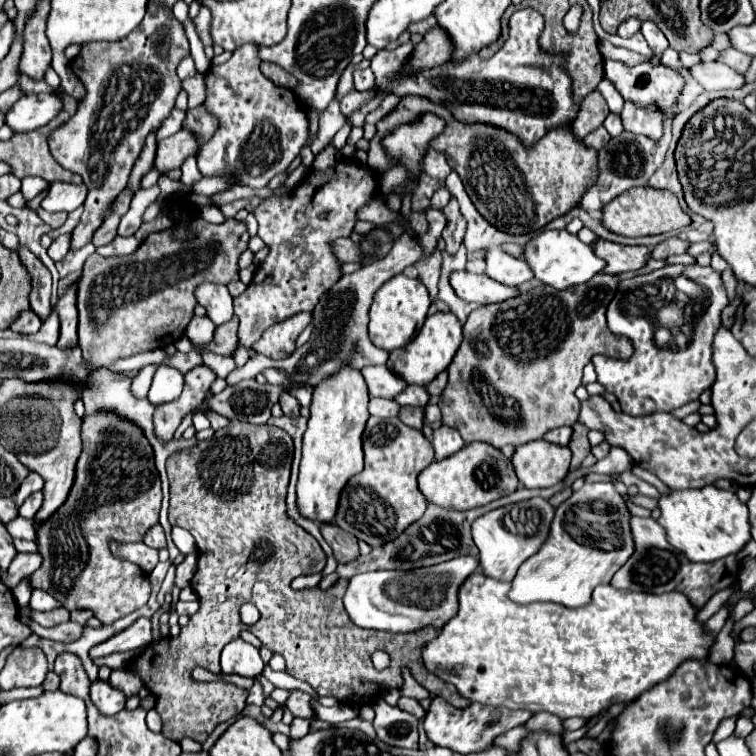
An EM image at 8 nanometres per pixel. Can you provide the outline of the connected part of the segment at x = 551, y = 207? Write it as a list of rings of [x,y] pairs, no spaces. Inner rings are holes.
[[[420,95],[400,97],[400,105],[376,123],[378,135],[370,141],[368,149],[368,167],[374,173],[382,173],[392,165],[390,157],[380,147],[380,139],[396,125],[414,121],[424,111],[432,111],[446,119],[446,129],[432,141],[432,147],[446,155],[450,167],[460,175],[466,193],[482,217],[502,231],[528,233],[544,227],[548,221],[572,209],[584,189],[588,189],[596,179],[596,151],[584,145],[584,141],[576,141],[570,123],[548,131],[536,145],[524,147],[514,133],[496,129],[496,125],[464,125],[456,121],[448,109],[436,107],[436,103]]]

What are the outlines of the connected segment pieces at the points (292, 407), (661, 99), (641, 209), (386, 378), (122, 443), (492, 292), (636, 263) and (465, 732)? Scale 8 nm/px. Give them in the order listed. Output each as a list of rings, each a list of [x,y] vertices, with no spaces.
[[[282,393],[280,405],[282,405],[284,415],[288,415],[288,417],[298,417],[300,415],[300,403],[290,393]]]
[[[606,60],[604,62],[604,73],[605,77],[614,84],[626,101],[634,101],[638,105],[654,103],[664,115],[672,115],[672,103],[676,101],[682,85],[684,85],[684,79],[664,65],[652,67],[652,65],[642,63],[642,65],[635,67],[627,67],[622,62]]]
[[[636,187],[620,197],[614,197],[602,209],[602,225],[618,235],[626,237],[644,237],[644,235],[660,235],[670,231],[680,231],[690,225],[690,217],[680,209],[676,197],[668,191],[654,189],[654,187]]]
[[[364,367],[362,373],[364,373],[364,379],[368,383],[370,397],[394,399],[408,385],[406,381],[400,381],[400,377],[390,373],[388,367]]]
[[[96,411],[88,417],[82,419],[82,453],[78,457],[78,463],[76,463],[76,481],[68,493],[68,501],[64,501],[64,505],[52,515],[48,517],[48,521],[44,521],[44,525],[40,525],[36,529],[36,545],[38,545],[38,555],[42,557],[42,565],[32,573],[32,585],[38,587],[38,589],[44,589],[48,591],[52,597],[56,597],[58,601],[62,601],[62,605],[68,609],[68,611],[74,611],[74,609],[90,609],[94,613],[96,619],[100,619],[104,625],[112,625],[116,619],[144,607],[150,599],[150,583],[146,579],[146,573],[138,567],[138,565],[132,565],[128,561],[118,561],[110,549],[108,549],[108,541],[110,539],[116,539],[116,541],[142,541],[144,533],[158,523],[158,513],[160,513],[160,503],[162,503],[162,489],[160,489],[160,475],[158,475],[158,469],[154,465],[154,451],[152,451],[152,445],[150,441],[146,439],[144,431],[134,423],[134,421],[128,421],[124,417],[120,417],[118,413],[114,411]]]
[[[452,271],[450,285],[456,291],[456,295],[460,295],[464,301],[470,301],[470,303],[474,301],[480,305],[500,303],[518,295],[514,287],[496,283],[488,275],[476,275],[468,271]]]
[[[604,239],[592,243],[594,253],[606,261],[604,273],[628,273],[636,271],[646,265],[648,249],[646,247],[630,247],[630,245],[616,245]]]
[[[434,697],[432,705],[426,713],[426,719],[424,719],[424,729],[426,729],[428,739],[434,745],[448,747],[458,753],[474,753],[474,751],[490,747],[494,737],[510,731],[512,727],[522,725],[524,721],[528,721],[530,715],[532,713],[528,713],[528,711],[506,711],[506,709],[496,709],[496,707],[494,709],[482,707],[480,709],[480,705],[470,705],[466,709],[458,709],[450,703],[446,703],[444,699]]]

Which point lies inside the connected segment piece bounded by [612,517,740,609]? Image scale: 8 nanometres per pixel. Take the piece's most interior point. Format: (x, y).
(654, 567)

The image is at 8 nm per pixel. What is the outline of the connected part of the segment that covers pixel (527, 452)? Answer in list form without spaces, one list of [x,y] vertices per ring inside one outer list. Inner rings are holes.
[[[536,439],[516,447],[512,455],[514,471],[524,487],[552,487],[570,471],[572,451],[562,445],[552,445]]]

